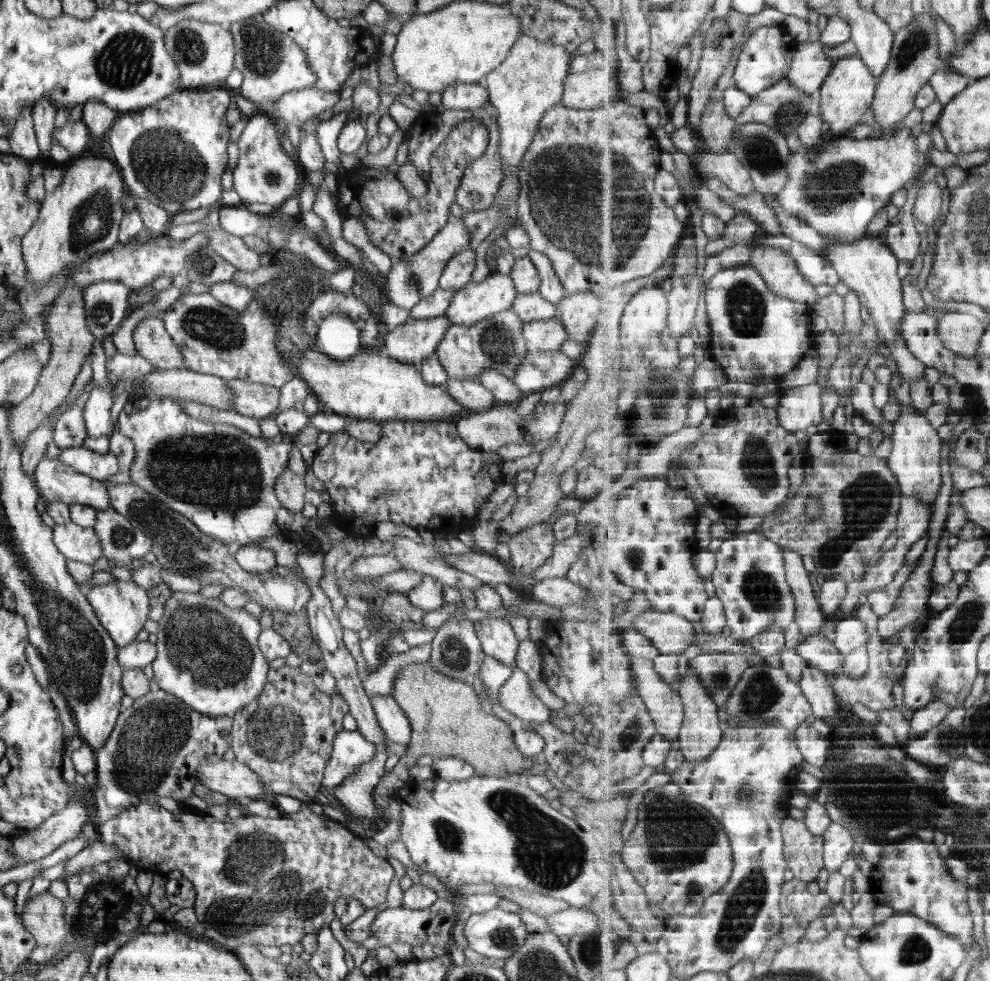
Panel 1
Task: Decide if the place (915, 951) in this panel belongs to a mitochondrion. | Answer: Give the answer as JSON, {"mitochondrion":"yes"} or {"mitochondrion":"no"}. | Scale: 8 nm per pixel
{"mitochondrion":"yes"}

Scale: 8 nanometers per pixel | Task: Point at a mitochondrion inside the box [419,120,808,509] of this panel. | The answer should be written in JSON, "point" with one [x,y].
{"point":[562,203]}

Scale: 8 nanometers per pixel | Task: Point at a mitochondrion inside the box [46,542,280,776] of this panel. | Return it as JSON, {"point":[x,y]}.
{"point":[211,649]}

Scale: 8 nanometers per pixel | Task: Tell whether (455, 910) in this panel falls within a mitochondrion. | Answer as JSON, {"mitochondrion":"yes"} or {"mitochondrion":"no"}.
{"mitochondrion":"no"}

